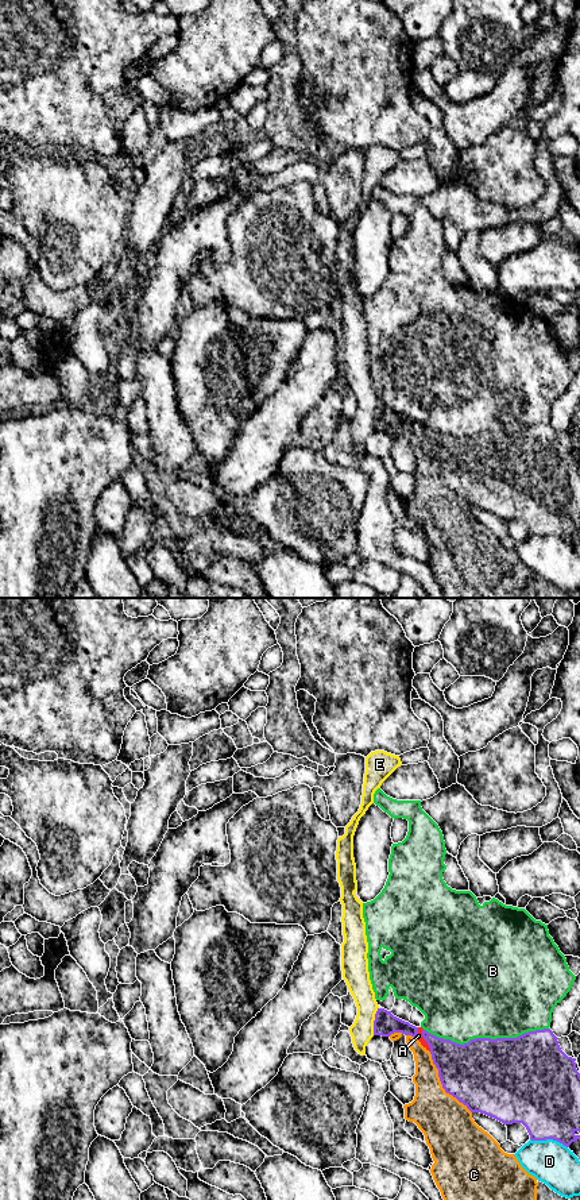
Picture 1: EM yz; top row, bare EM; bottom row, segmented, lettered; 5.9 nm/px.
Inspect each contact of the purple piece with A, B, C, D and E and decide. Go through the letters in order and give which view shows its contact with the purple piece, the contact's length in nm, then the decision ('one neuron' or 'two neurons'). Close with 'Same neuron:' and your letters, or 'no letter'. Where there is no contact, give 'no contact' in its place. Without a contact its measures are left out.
A: meets purple in yz; contact 140 nm long; two neurons
B: meets purple in yz; contact 750 nm long; two neurons
C: meets purple in yz; contact 440 nm long; two neurons
D: meets purple in yz; contact 240 nm long; two neurons
E: meets purple in yz; contact 170 nm long; two neurons
Same neuron: no letter

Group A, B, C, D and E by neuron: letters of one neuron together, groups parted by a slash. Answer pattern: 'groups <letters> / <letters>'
groups A C / B / D / E

